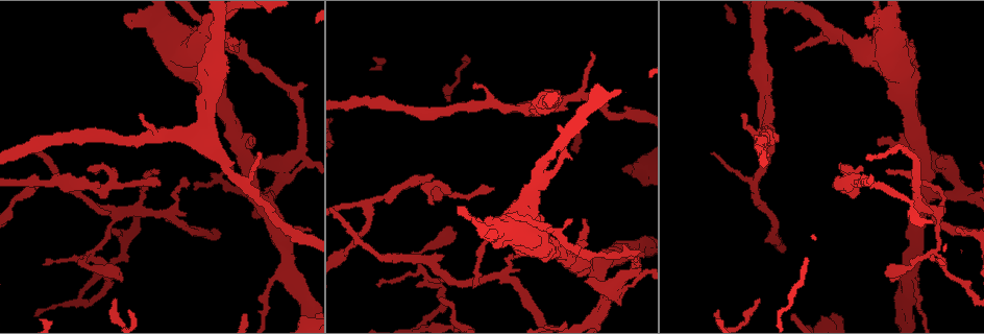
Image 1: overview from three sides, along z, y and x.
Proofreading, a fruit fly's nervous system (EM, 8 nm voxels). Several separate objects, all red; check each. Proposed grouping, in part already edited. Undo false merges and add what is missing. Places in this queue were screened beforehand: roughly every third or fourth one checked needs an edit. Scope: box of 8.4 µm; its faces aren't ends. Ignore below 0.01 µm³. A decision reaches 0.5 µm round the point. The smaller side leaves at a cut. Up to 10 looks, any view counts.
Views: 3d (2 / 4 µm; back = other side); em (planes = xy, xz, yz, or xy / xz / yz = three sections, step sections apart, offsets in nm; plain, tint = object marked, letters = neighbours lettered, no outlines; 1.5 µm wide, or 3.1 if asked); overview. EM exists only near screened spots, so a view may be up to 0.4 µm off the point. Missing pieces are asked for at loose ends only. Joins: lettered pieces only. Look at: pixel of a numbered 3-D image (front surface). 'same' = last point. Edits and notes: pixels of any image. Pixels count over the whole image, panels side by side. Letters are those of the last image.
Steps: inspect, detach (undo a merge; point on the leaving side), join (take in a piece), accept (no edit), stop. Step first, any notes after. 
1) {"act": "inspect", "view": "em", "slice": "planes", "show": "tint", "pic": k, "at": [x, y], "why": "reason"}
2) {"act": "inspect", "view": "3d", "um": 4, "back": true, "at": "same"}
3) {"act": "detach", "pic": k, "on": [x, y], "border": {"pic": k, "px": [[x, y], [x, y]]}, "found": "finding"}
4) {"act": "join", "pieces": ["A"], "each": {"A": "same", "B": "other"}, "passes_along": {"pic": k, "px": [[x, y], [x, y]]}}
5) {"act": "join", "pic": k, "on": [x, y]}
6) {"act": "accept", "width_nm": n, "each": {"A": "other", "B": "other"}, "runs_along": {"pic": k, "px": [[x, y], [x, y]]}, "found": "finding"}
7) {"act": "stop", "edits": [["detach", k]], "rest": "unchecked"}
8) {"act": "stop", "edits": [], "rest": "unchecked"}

{"act": "inspect", "view": "3d", "um": 4, "pic": 1, "at": [370, 206], "why": "branch point"}

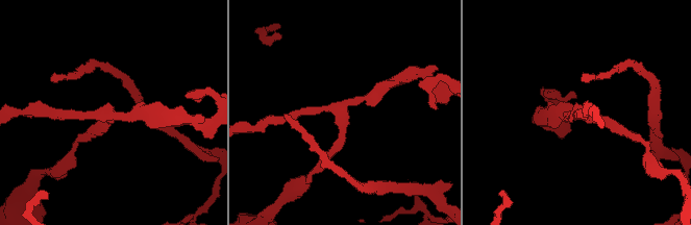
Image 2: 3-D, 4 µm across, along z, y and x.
{"act": "inspect", "view": "em", "slice": "xz", "step": 4, "show": "tint", "pic": 2, "at": [575, 109], "arms": 3, "arm_widths_nm": [170, 170, 220]}

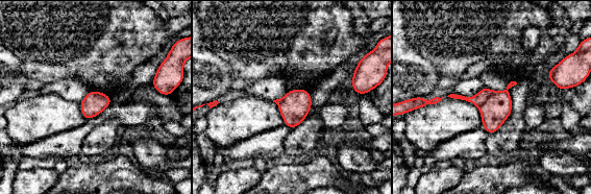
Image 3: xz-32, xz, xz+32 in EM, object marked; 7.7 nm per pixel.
{"act": "inspect", "view": "em", "slice": "planes", "show": "letters", "at": "same"}

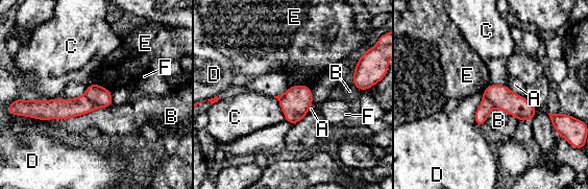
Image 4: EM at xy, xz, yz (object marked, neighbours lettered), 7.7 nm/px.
{"act": "detach", "pic": 4, "on": [97, 94], "width_nm": 180, "each": {"A": "other", "B": "other", "C": "other", "D": "other", "E": "other", "F": "other"}, "border": {"pic": 4, "px": [[83, 95], [102, 107]]}, "found": "a second neuron is stuck on"}

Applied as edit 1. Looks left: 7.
{"act": "inspect", "view": "overview", "why": "redraw"}

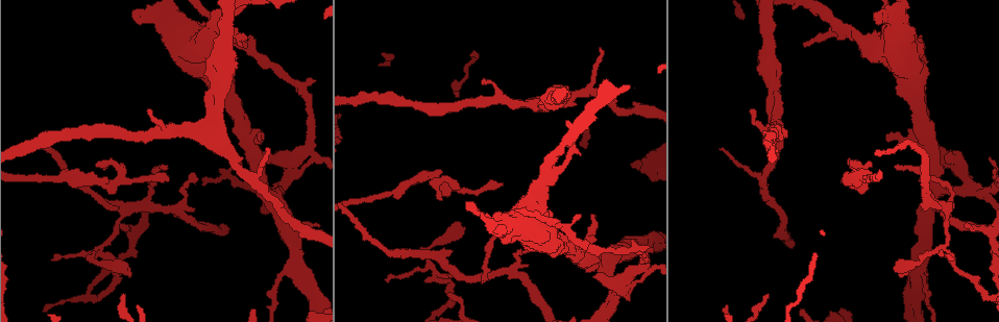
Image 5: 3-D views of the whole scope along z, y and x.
{"act": "inspect", "view": "3d", "um": 2, "back": true, "pic": 5, "at": [167, 180], "why": "tapers out"}

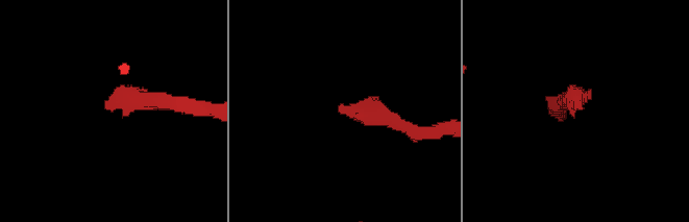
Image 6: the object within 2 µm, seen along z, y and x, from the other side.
{"act": "inspect", "view": "em", "slice": "planes", "show": "tint", "pic": 6, "at": [573, 110], "why": "now the EM"}

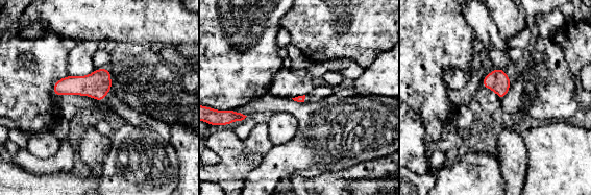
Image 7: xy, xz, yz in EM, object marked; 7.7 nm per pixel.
{"act": "inspect", "view": "em", "slice": "planes", "show": "letters", "at": "same", "why": "what lies round it"}

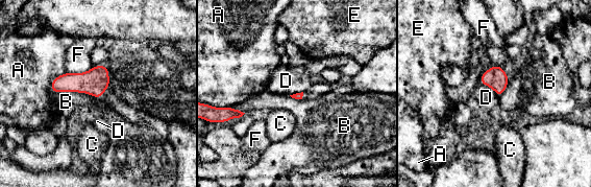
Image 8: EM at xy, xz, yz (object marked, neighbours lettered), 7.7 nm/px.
{"act": "accept", "each": {"A": "other", "B": "other", "C": "other", "D": "other", "E": "other", "F": "other"}, "border": {"pic": 8, "px": [[481, 83], [489, 86], [498, 98]]}, "found": "none of them fits"}

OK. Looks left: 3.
{"act": "inspect", "view": "em", "slice": "planes", "show": "letters", "pic": 5, "at": [599, 49], "why": "thin end"}

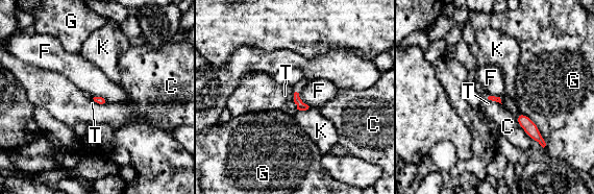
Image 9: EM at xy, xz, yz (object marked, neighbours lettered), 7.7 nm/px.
{"act": "accept", "each": {"C": "other", "F": "other", "G": "other", "K": "other", "T": "other"}, "border": {"pic": 9, "px": [[93, 98], [99, 103], [104, 103]]}, "found": "none of them fits"}

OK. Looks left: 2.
{"act": "inspect", "view": "em", "slice": "planes", "show": "tint", "pic": 5, "at": [163, 133], "why": "sudden change in width"}

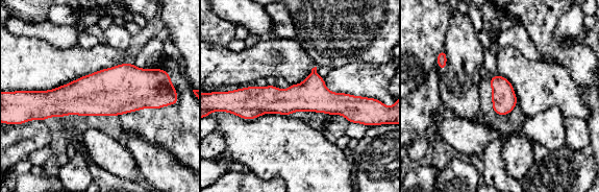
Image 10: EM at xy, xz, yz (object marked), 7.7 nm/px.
{"act": "inspect", "view": "em", "slice": "planes", "show": "letters", "at": "same", "why": "what lies round it"}

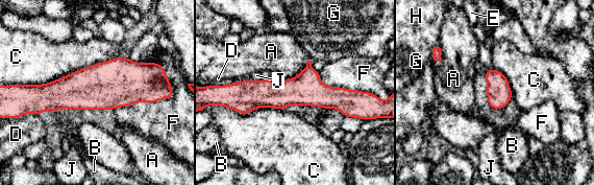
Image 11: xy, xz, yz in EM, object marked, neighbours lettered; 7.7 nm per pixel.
{"act": "accept", "longest_contact_nm": ["C", 850], "each": {"A": "other", "B": "other", "C": "other", "D": "other", "E": "other", "F": "other", "G": "other", "H": "other", "J": "other"}, "runs_along": {"pic": 11, "px": [[32, 87], [149, 91], [157, 97]]}, "found": "all the same neuron"}

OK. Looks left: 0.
{"act": "stop", "edits": [["detach", 4]], "rest": "unchecked"}

